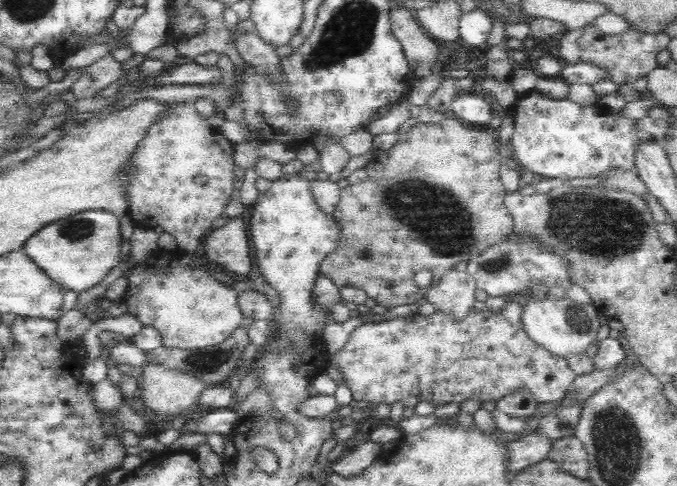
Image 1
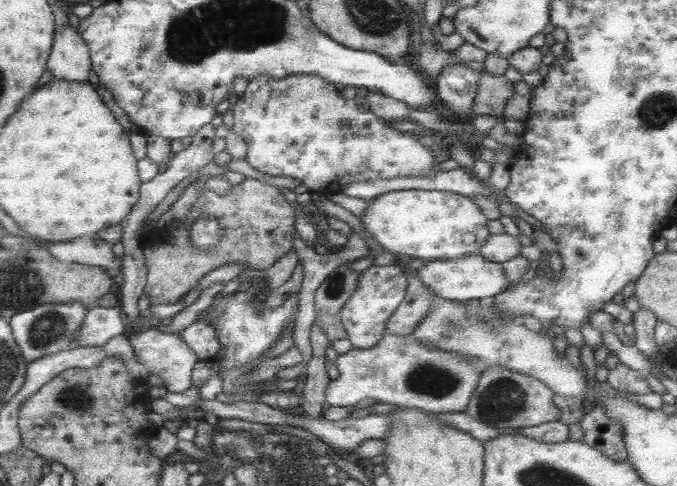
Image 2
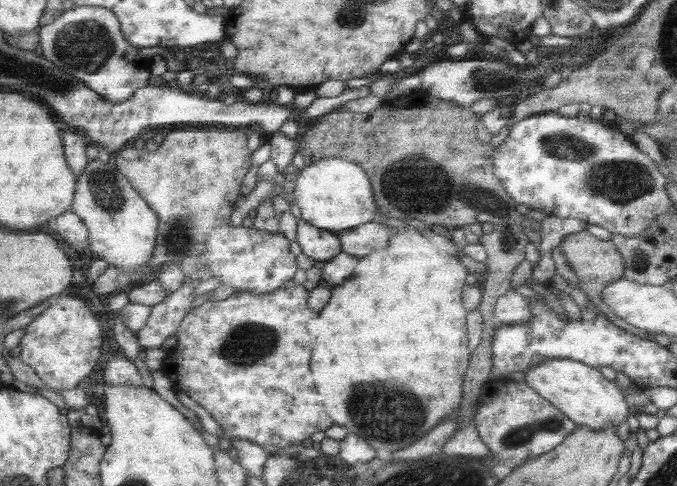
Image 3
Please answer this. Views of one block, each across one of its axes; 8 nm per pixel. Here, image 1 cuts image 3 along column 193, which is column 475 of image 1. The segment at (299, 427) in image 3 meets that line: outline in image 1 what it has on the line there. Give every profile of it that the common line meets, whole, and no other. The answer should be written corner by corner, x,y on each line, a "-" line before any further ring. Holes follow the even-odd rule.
509,299
504,304
504,308
500,312
492,312
490,309
479,310
478,308
470,308
464,318
455,316
452,312
445,312
444,310
436,310
432,316
423,316
422,314
411,314
408,316
396,316
390,320
364,320
360,326
352,331
352,335
346,344
346,347
337,356
330,357
327,364
336,365
342,369
344,373
344,381
348,383
353,392
353,398
358,400
365,400
366,402
376,402
376,404
388,404
392,407
394,404
402,404
404,409
414,410
418,402
427,400
432,403
432,406
441,408
444,404
462,404
466,400
473,400
479,404
486,404
486,402
499,402
510,394
518,392
518,390
527,390
532,396
535,396
536,402
543,403
557,398
564,398
567,388
572,384
576,378
573,370
570,368
568,361
561,357
552,356
544,348
541,348
536,342
533,342
527,332
524,330
523,317
525,314
525,306
520,299

